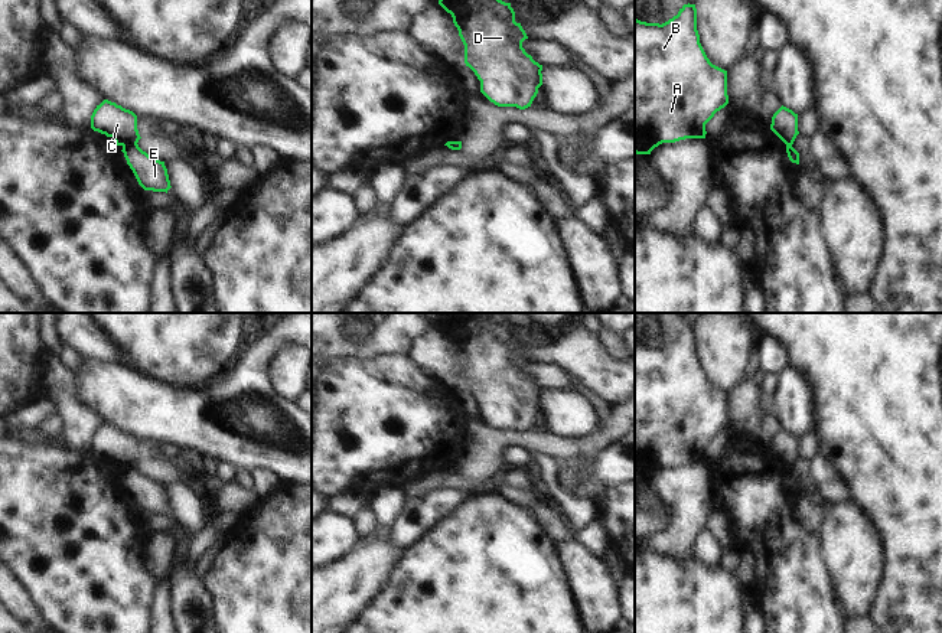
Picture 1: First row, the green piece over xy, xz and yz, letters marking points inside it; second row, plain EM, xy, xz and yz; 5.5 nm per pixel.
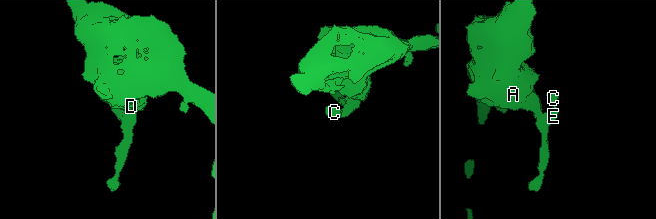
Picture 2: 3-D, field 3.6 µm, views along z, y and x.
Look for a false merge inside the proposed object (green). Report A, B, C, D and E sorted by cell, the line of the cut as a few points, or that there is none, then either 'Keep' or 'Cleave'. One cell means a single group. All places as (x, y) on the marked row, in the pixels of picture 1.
Groups: A B D E / C. Split along xy (136, 142), (123, 146). Cleave.

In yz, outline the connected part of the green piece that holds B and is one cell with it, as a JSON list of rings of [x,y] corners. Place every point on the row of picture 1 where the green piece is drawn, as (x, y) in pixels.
[[[684,4],[662,25],[635,19],[636,154],[651,154],[662,143],[705,138],[705,124],[727,104],[727,71],[713,65],[700,43],[695,4]]]

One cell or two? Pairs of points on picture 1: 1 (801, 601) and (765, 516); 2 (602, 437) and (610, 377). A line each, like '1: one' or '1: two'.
1: one
2: two

